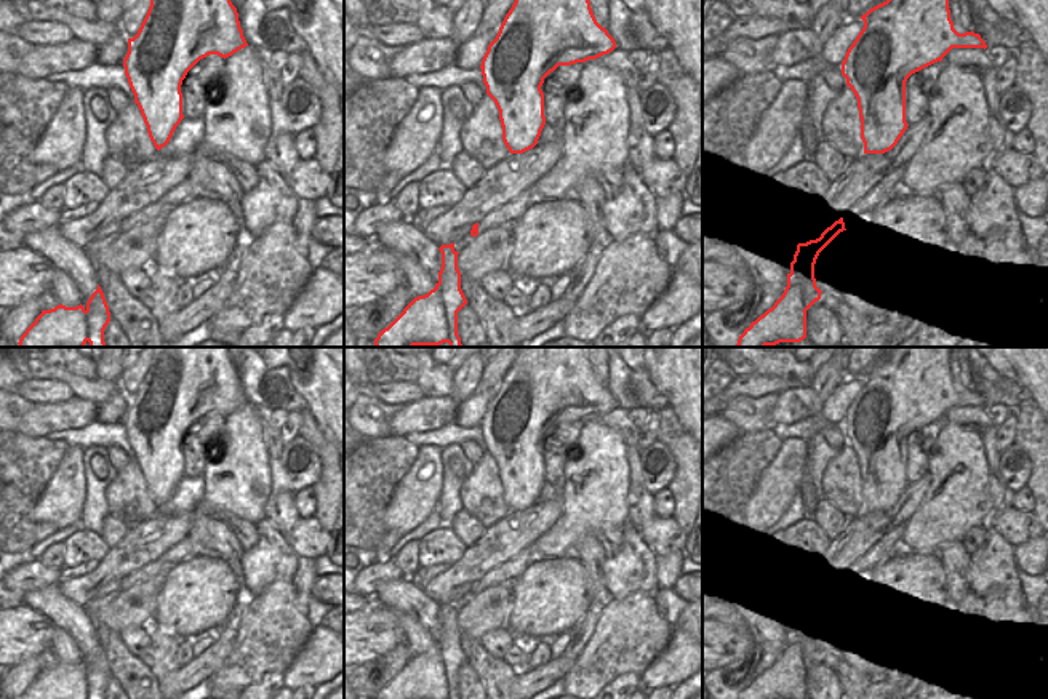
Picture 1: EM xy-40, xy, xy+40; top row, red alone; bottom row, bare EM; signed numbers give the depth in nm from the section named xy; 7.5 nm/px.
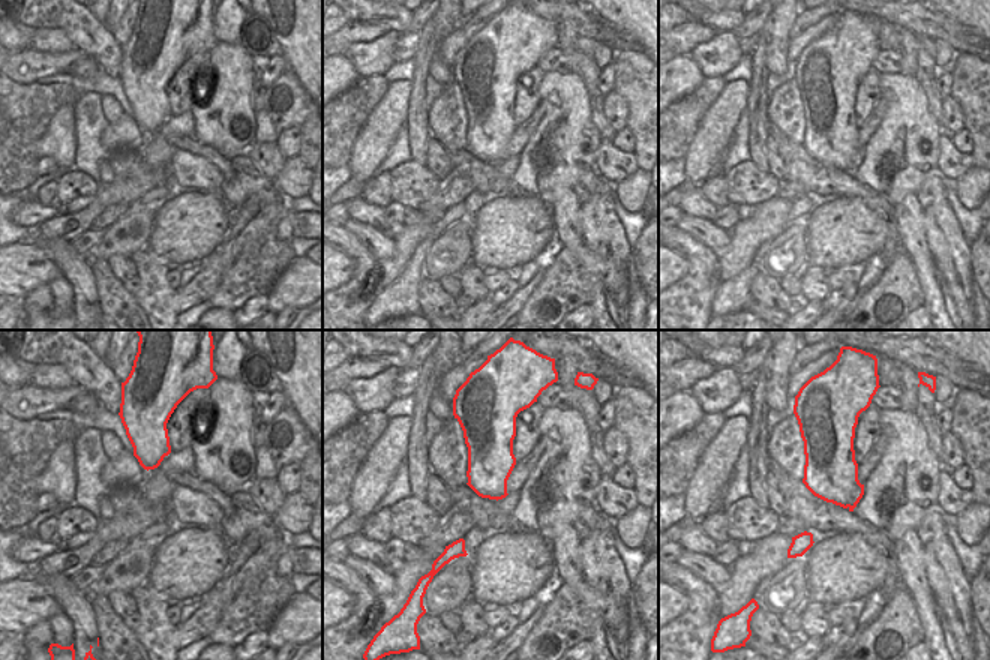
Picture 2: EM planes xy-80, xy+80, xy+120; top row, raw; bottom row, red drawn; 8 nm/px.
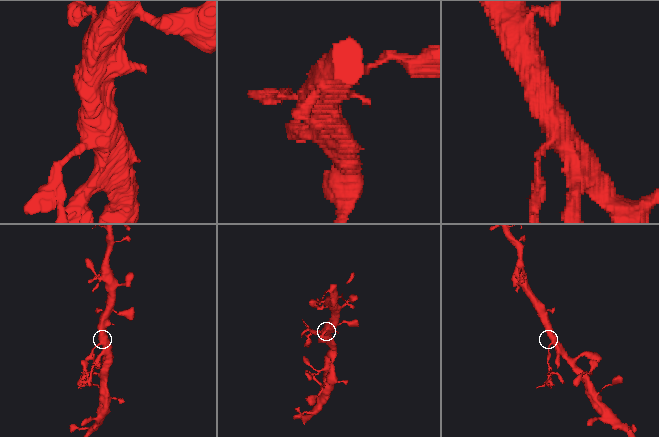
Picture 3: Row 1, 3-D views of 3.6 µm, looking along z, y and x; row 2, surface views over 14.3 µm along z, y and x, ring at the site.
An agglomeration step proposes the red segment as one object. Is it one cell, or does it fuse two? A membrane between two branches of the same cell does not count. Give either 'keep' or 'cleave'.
cleave

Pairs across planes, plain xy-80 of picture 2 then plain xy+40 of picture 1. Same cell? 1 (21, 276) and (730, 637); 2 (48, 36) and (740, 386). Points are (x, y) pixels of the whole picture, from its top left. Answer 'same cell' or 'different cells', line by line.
1: same cell
2: same cell

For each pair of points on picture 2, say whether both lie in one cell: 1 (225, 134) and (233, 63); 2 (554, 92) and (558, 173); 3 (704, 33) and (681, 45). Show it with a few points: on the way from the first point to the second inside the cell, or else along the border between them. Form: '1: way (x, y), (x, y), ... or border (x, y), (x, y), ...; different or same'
1: way (225, 116), (225, 96), (230, 81); same
2: way (567, 111), (566, 141), (558, 153); same
3: way (698, 33), (687, 39); same

